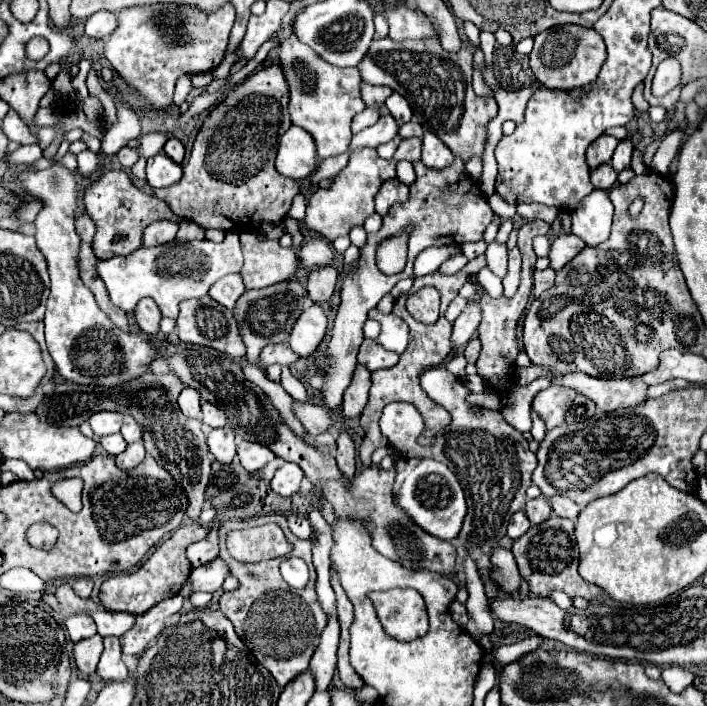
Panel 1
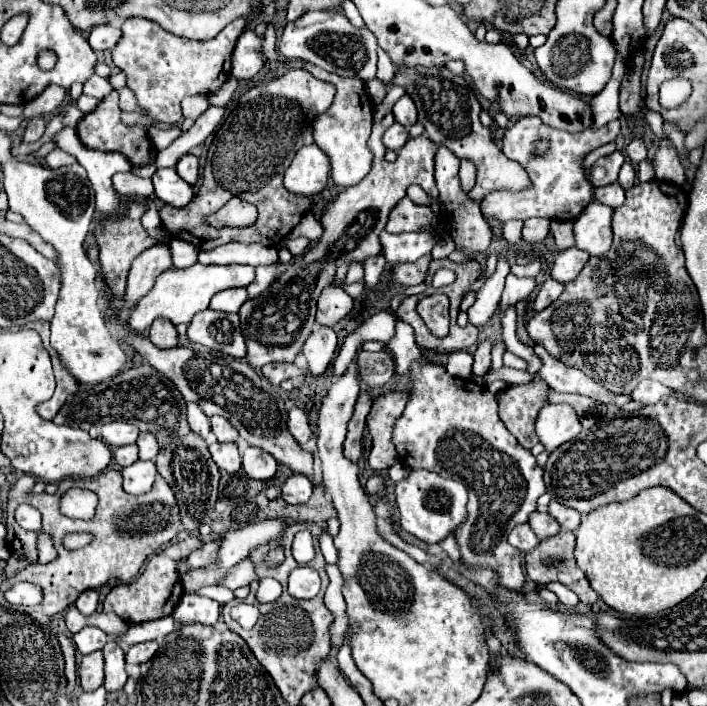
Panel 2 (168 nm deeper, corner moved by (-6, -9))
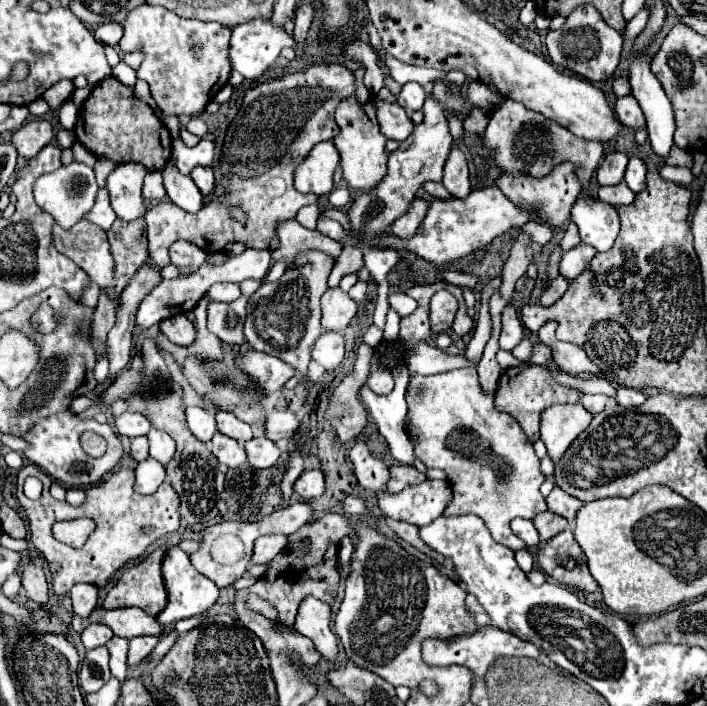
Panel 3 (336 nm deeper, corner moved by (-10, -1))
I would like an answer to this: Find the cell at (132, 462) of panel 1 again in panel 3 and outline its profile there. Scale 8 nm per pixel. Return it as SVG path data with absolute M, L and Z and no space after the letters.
M148 457L146 461L138 463L138 467L136 467L136 485L134 485L134 489L142 495L154 495L164 479L166 479L164 465L154 461L152 457Z

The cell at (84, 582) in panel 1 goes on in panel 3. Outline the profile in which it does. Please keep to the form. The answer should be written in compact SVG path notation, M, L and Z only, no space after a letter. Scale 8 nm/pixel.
M78 583L74 585L74 589L70 591L70 597L72 597L72 609L74 607L86 607L82 611L76 611L74 613L78 617L88 617L92 613L92 609L96 607L96 601L98 601L98 587L90 585L90 583Z

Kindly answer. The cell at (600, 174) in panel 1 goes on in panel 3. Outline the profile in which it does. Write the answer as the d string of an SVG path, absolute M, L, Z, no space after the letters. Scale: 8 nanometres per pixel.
M622 181L620 185L614 185L614 187L600 187L598 191L598 197L604 201L604 203L610 203L612 207L624 207L624 205L630 205L636 197L634 191L630 191L630 187Z

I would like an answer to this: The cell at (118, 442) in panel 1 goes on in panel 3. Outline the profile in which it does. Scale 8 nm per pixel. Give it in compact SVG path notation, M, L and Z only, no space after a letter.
M134 437L132 439L132 457L136 461L144 461L148 457L148 437Z

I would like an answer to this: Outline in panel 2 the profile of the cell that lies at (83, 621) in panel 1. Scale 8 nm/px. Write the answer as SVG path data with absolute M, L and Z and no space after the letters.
M84 627L72 635L72 641L82 655L88 655L92 651L102 649L108 643L108 635L98 627Z

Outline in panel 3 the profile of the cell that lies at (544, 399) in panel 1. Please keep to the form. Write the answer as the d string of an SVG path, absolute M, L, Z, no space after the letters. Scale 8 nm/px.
M554 405L546 409L540 421L540 439L548 449L548 457L558 463L590 421L592 413L588 413L582 405Z

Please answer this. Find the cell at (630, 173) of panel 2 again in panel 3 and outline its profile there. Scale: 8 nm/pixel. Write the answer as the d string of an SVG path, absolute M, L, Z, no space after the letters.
M630 157L630 163L626 167L626 175L624 175L626 185L634 191L640 193L646 187L646 165L642 159L638 157Z

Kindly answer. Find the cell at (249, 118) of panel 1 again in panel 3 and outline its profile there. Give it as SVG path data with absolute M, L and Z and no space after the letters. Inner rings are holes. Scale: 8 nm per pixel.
M338 63L312 65L306 71L248 89L232 125L230 143L226 141L222 147L220 171L230 179L226 195L214 197L198 213L186 213L174 203L158 203L148 209L144 221L148 225L150 263L156 269L166 267L166 251L176 239L196 243L208 253L224 251L230 243L244 243L248 247L274 251L278 247L276 223L294 219L300 207L318 201L316 195L302 195L294 189L294 171L314 145L332 141L340 133L334 121L334 111L340 101L352 95L356 95L354 73L350 73L346 65ZM234 207L240 207L246 213L244 223L230 215Z

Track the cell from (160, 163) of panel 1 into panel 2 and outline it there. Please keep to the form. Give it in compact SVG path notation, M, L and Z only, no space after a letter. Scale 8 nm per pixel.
M156 169L152 181L156 197L168 205L184 207L194 197L194 189L176 173L176 169Z

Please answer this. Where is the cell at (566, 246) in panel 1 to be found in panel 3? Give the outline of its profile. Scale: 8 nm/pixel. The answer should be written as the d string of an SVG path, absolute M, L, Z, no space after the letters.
M584 243L566 251L560 261L560 275L566 277L568 281L572 281L586 269L586 265L592 261L594 255L596 255L596 249L590 245L584 245Z

